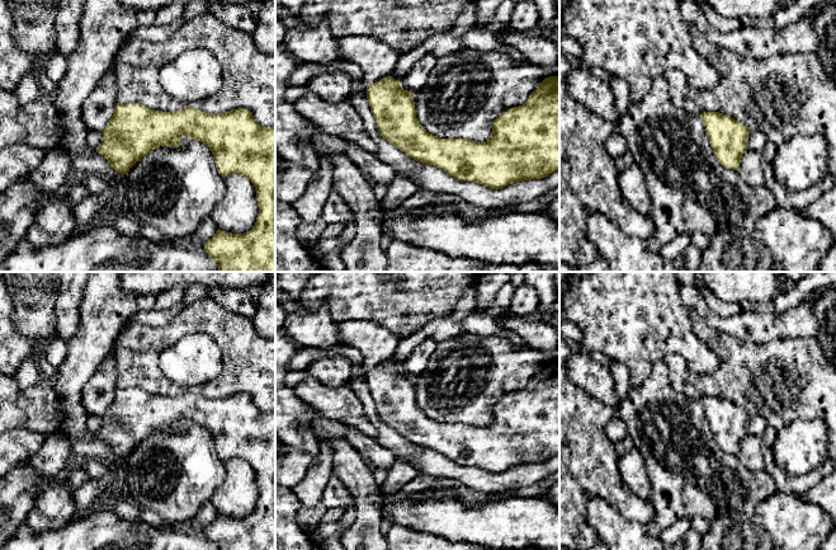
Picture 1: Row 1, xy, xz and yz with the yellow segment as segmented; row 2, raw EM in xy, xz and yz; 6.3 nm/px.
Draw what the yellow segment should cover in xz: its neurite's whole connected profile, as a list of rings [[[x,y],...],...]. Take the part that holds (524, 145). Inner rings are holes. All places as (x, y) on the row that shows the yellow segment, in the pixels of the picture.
[[[392,76],[367,85],[367,99],[381,136],[395,145],[408,158],[434,165],[460,182],[473,182],[500,189],[516,182],[542,179],[559,168],[559,76],[545,77],[529,95],[525,104],[504,112],[492,122],[492,136],[486,142],[464,138],[441,138],[422,128],[416,118],[415,102],[411,91],[405,90]]]

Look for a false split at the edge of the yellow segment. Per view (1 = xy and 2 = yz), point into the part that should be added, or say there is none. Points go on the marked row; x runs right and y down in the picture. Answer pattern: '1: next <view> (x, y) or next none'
1: next none
2: next none

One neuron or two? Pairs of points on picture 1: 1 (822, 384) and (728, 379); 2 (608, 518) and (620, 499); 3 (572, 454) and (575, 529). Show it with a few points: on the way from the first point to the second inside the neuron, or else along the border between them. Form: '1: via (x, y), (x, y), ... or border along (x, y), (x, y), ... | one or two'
1: via (799, 394), (751, 371) | one
2: border along (586, 503), (603, 497), (623, 516), (641, 523) | two
3: via (572, 473), (572, 509) | one

